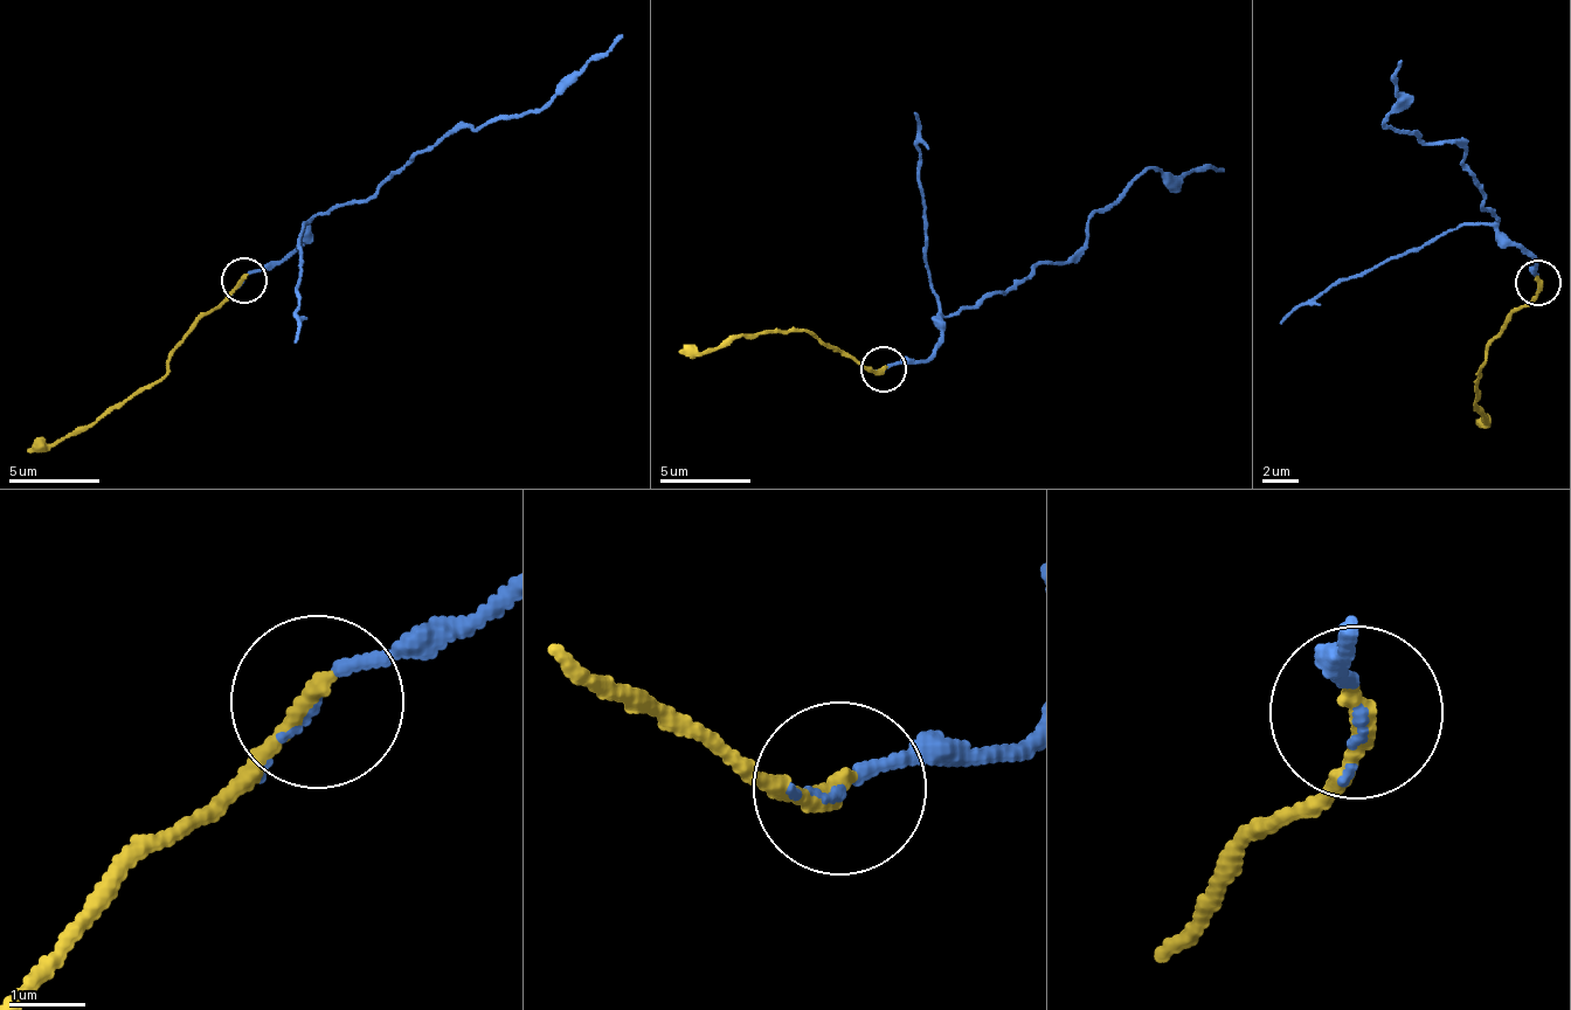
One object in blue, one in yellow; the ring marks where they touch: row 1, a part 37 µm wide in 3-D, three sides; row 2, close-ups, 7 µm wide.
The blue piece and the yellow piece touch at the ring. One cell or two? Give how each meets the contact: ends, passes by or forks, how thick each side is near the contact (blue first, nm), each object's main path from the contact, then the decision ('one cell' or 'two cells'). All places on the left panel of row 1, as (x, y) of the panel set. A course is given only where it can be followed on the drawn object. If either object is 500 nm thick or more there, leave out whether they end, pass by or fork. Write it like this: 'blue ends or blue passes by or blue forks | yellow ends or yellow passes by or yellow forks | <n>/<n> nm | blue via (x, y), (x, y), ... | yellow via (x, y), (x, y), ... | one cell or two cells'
blue passes by | yellow ends | 100/260 nm | blue via (242, 279), (283, 261), (319, 215), (375, 194), (417, 156), (469, 125), (481, 128), (544, 105), (624, 35) | yellow via (242, 279), (160, 375), (89, 426), (29, 452) | one cell

